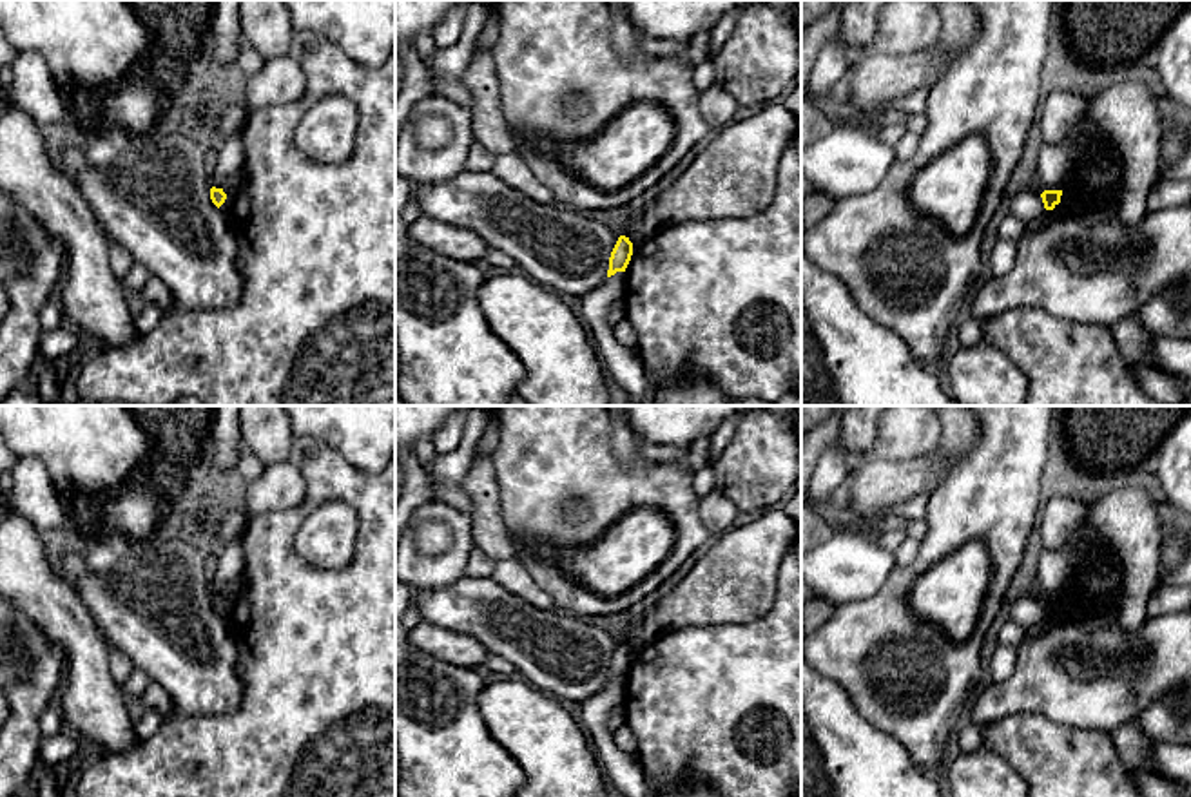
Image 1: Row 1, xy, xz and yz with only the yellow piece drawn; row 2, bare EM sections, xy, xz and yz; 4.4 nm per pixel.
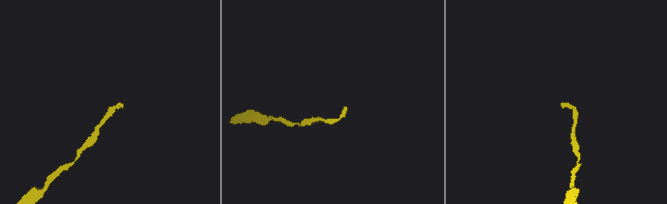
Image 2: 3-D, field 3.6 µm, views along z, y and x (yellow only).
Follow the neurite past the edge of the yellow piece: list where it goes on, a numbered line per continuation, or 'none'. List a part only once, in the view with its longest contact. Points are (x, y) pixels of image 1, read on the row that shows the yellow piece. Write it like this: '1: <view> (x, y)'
none

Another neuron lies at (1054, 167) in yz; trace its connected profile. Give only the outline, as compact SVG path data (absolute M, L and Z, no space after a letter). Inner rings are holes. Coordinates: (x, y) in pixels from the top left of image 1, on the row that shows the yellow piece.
M1042 143L1037 154L1037 176L1046 190L1062 190L1071 178L1071 159L1059 143Z

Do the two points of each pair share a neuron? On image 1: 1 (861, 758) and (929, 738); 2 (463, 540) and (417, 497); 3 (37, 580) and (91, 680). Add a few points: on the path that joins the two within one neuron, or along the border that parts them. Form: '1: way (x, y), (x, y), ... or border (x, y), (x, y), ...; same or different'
1: border (867, 721), (890, 734), (925, 772); different
2: border (430, 499), (414, 513); different
3: way (53, 605), (87, 654); same

